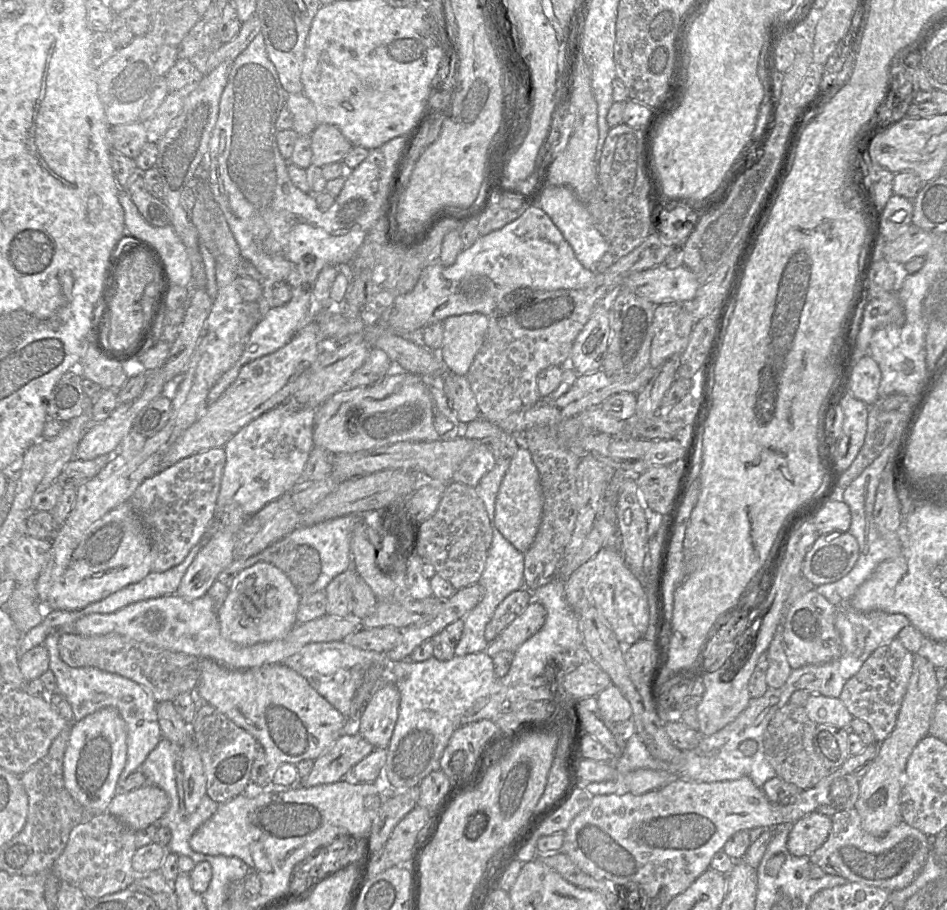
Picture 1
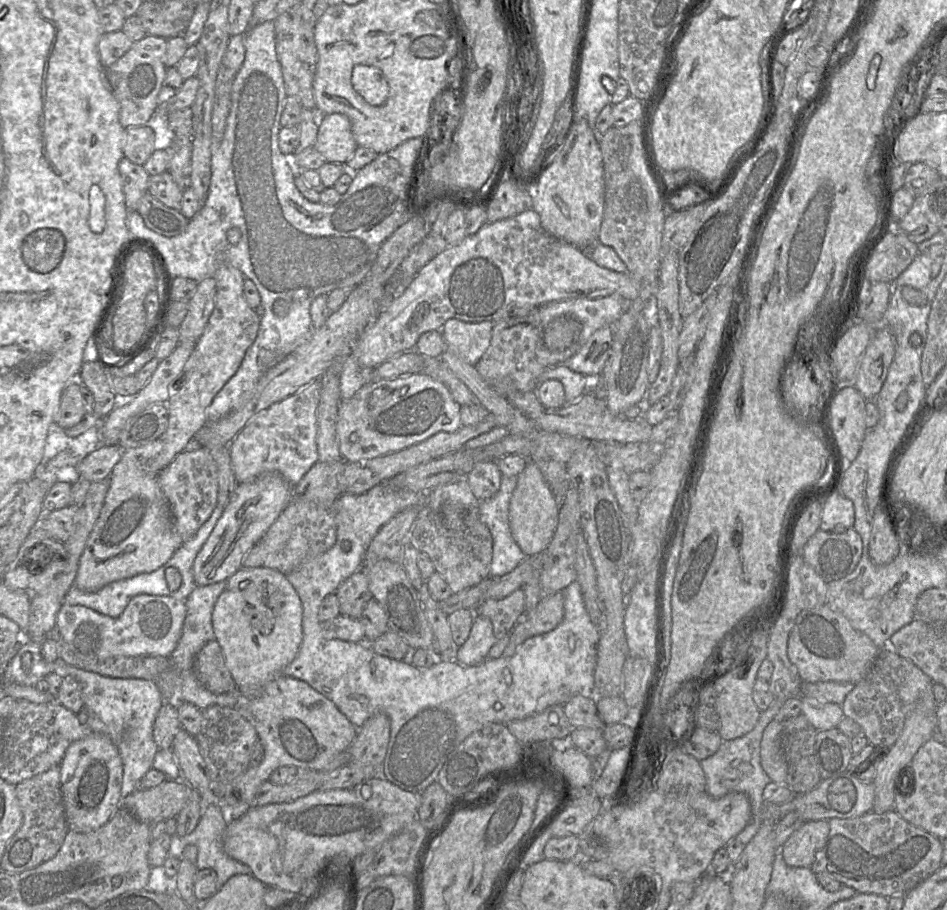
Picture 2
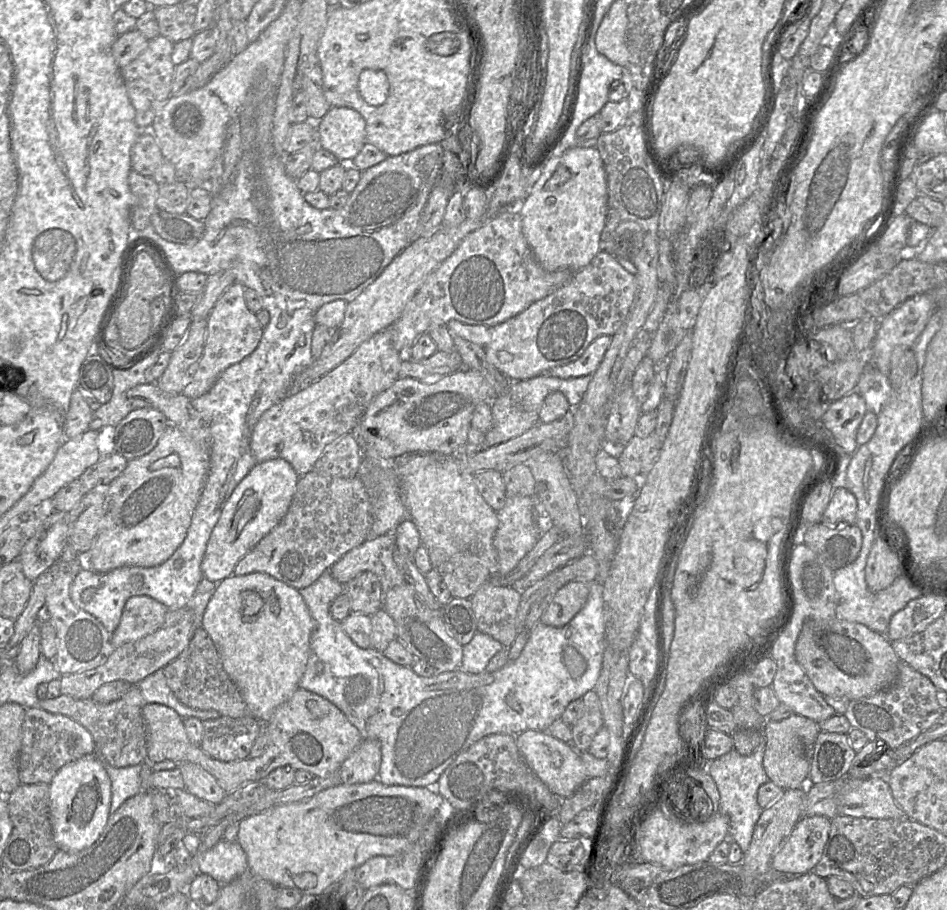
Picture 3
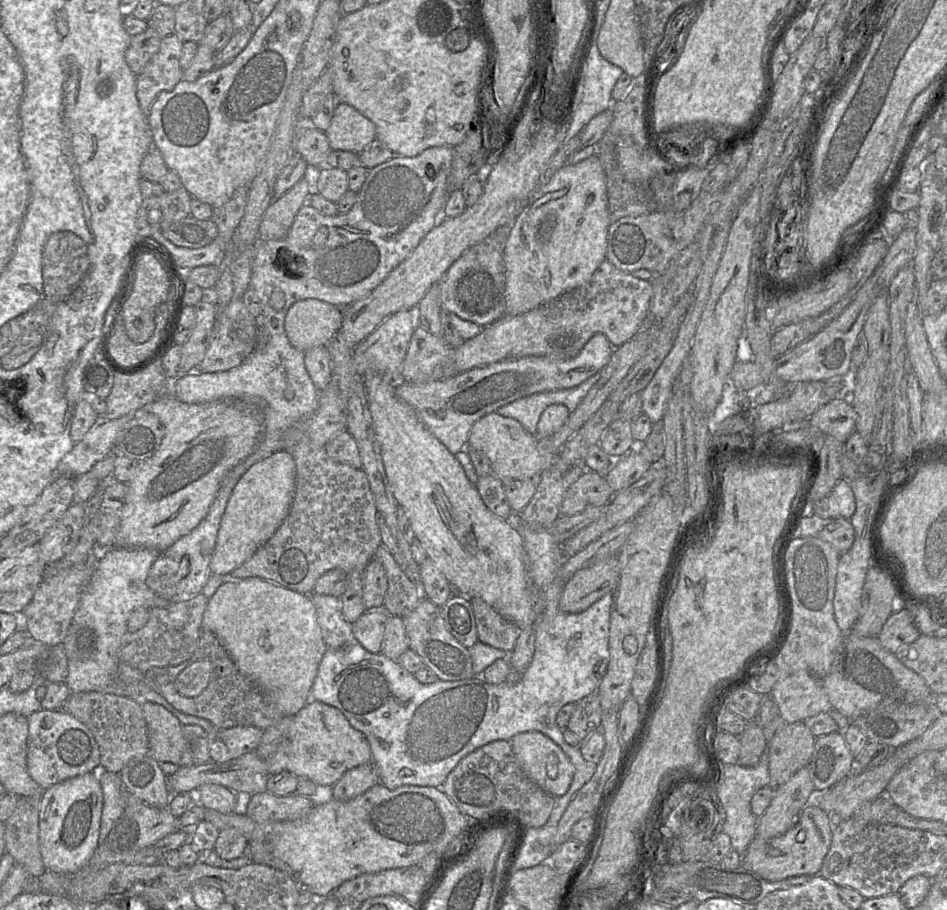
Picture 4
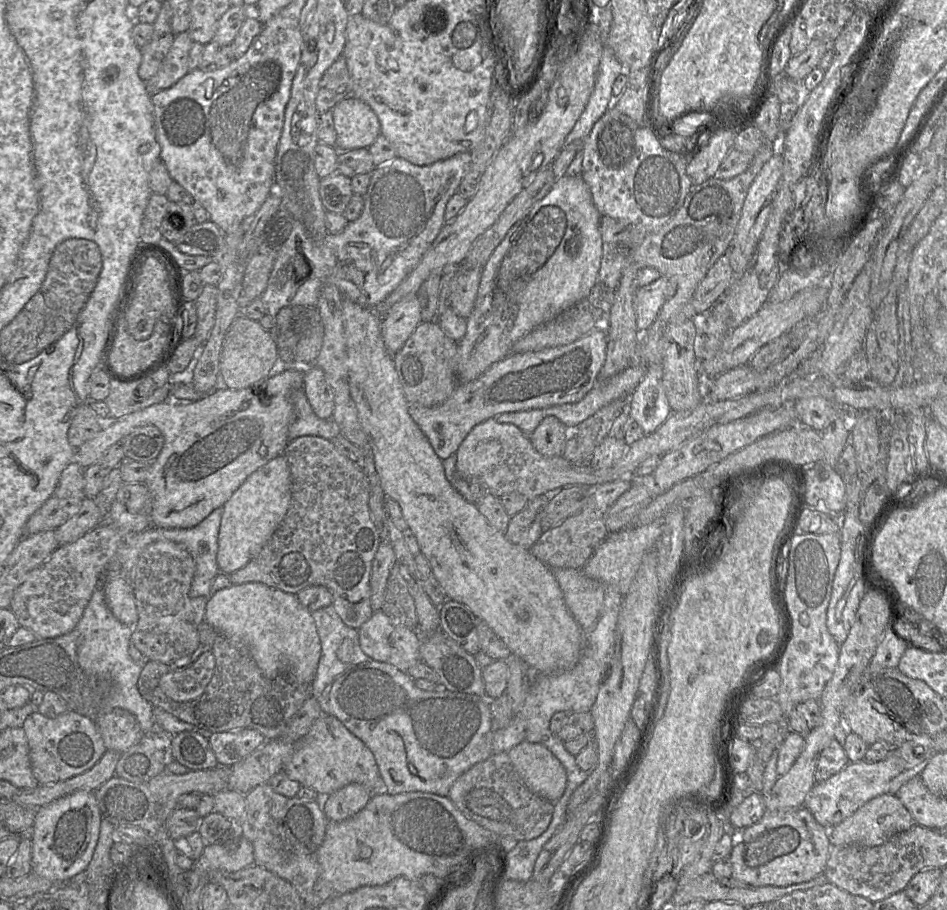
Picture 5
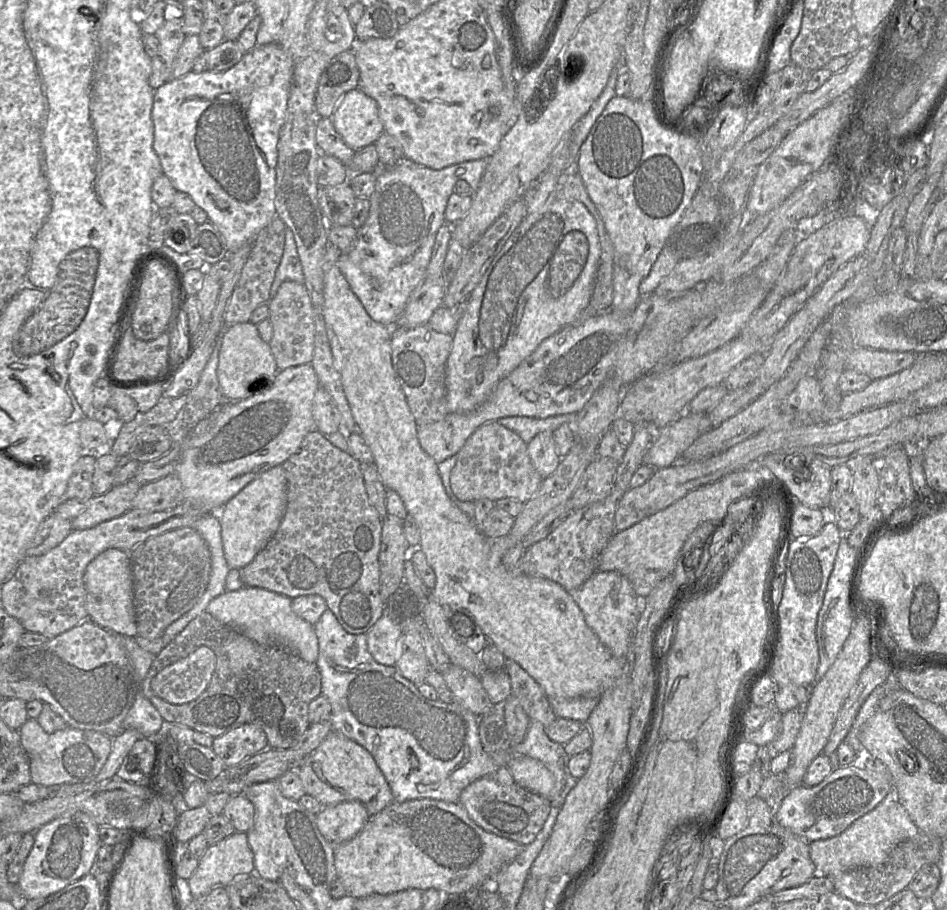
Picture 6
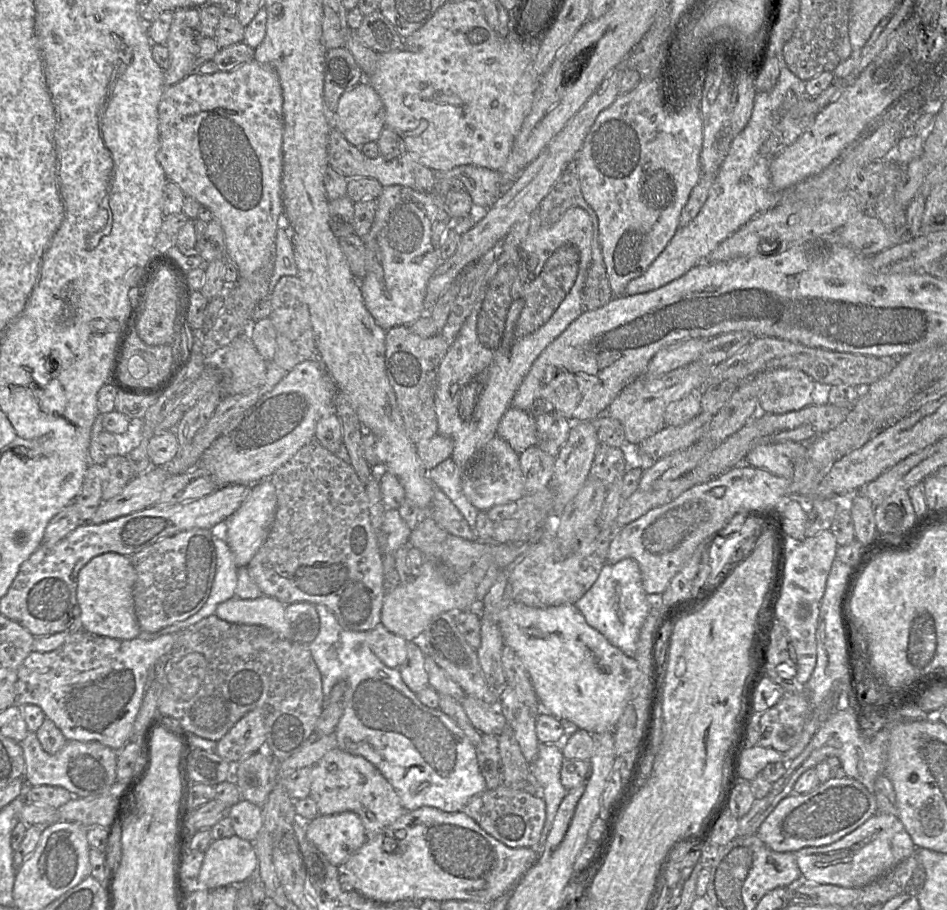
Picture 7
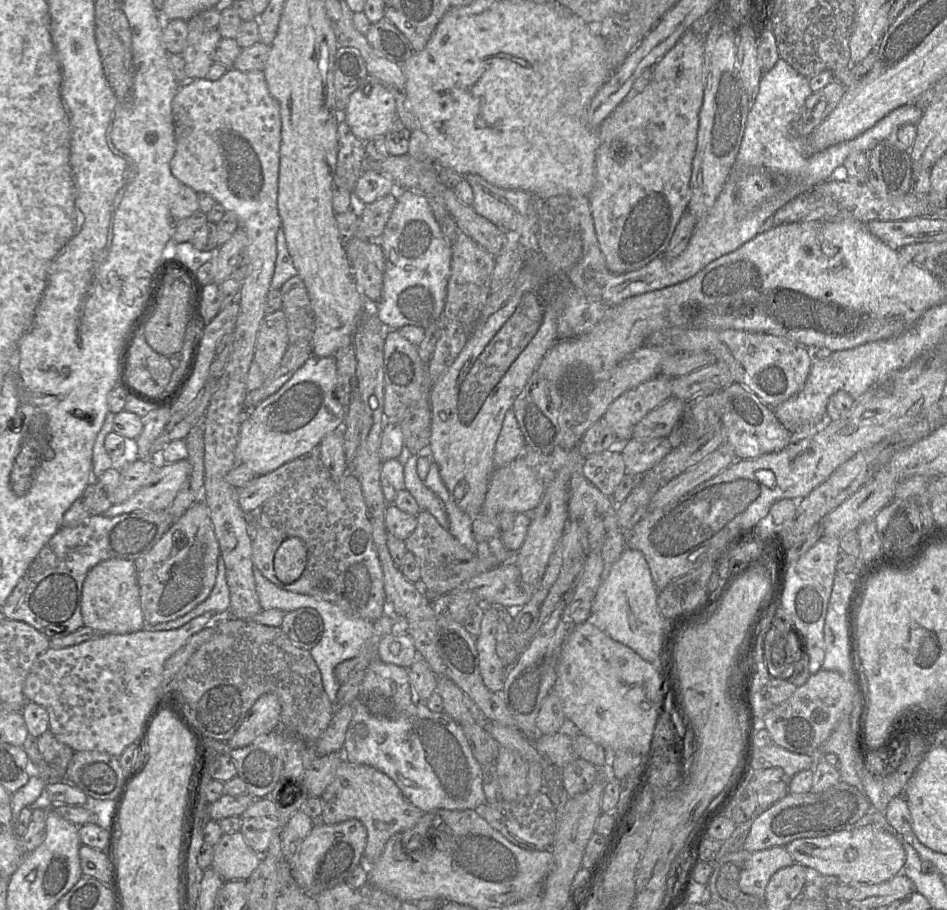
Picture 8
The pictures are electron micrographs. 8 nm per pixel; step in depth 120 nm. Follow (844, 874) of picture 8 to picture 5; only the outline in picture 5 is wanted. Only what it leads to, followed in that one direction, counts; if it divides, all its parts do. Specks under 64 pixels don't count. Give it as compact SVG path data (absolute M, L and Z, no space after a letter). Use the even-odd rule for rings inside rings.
M883 794L869 800L850 817L830 828L828 837L832 846L874 847L883 844L897 833L909 830L914 824L916 823L913 817L896 795Z

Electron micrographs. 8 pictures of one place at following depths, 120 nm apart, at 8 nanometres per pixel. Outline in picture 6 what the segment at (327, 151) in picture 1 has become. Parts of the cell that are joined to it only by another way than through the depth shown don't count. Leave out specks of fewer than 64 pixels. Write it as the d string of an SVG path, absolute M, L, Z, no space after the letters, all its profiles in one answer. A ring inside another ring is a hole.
M359 88L343 95L331 119L337 133L354 151L375 144L384 132L376 101Z

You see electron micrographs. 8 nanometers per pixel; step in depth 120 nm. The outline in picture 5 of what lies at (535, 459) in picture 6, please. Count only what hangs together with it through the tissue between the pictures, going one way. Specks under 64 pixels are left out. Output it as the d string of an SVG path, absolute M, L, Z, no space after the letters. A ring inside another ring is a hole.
M547 416L540 422L535 431L532 433L530 440L534 448L540 454L546 457L557 457L562 455L568 434L573 430L575 430L575 428L567 428L567 426L558 418L554 416Z

